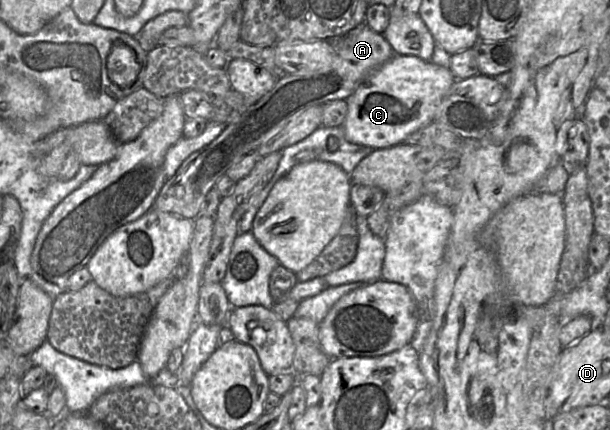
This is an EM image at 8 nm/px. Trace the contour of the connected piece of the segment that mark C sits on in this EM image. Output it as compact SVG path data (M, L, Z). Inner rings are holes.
M395 54L347 98L348 112L342 124L346 139L372 149L402 144L411 133L435 119L442 100L455 81L450 68L417 56Z

